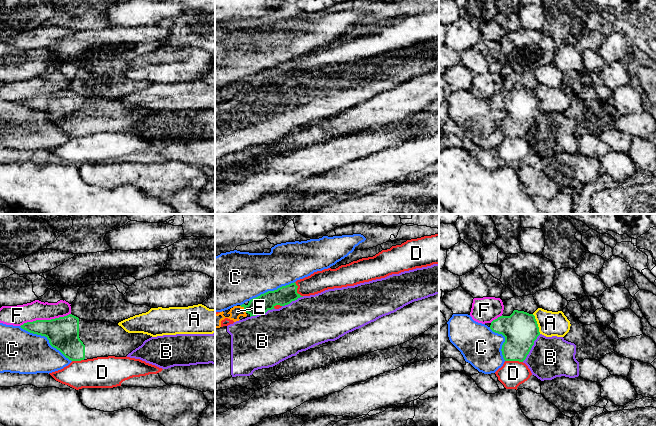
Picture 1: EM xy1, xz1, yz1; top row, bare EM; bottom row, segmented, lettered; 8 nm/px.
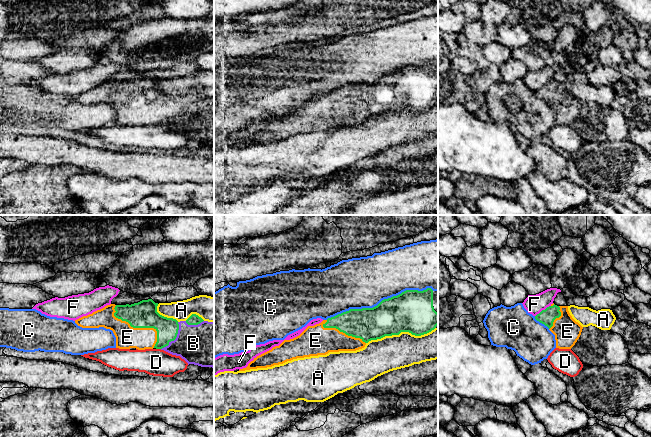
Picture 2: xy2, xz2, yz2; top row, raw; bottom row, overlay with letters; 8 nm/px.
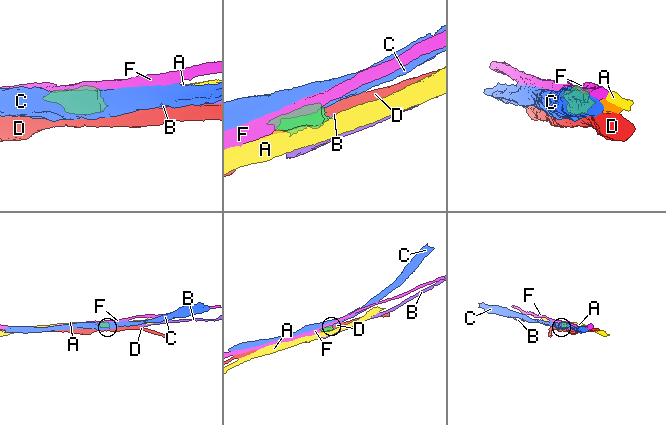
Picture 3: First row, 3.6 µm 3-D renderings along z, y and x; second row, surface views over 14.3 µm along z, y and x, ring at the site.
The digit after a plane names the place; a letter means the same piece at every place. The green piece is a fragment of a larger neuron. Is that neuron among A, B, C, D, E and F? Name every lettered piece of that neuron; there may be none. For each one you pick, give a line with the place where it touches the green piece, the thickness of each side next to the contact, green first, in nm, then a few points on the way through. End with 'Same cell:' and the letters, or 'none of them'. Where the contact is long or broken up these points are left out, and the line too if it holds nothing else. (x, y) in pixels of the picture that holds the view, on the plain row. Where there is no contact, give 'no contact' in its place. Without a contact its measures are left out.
E: contact xy2 (139, 103); calibres 220 and 180 nm
Same cell: E

